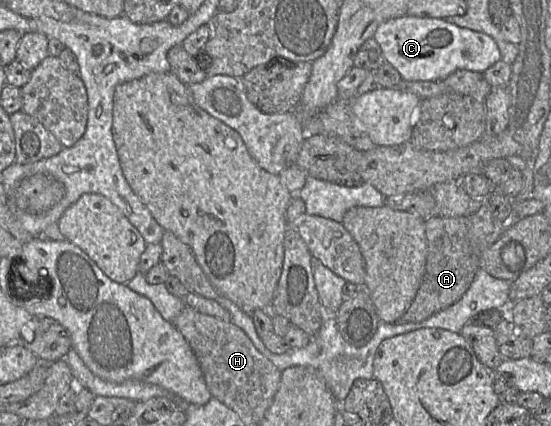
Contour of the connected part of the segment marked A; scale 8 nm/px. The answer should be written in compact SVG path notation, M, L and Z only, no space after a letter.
M486 199L473 214L454 218L432 216L425 221L426 269L412 304L399 321L402 323L422 322L456 303L468 290L480 268L482 252L502 235L507 225L493 217Z

